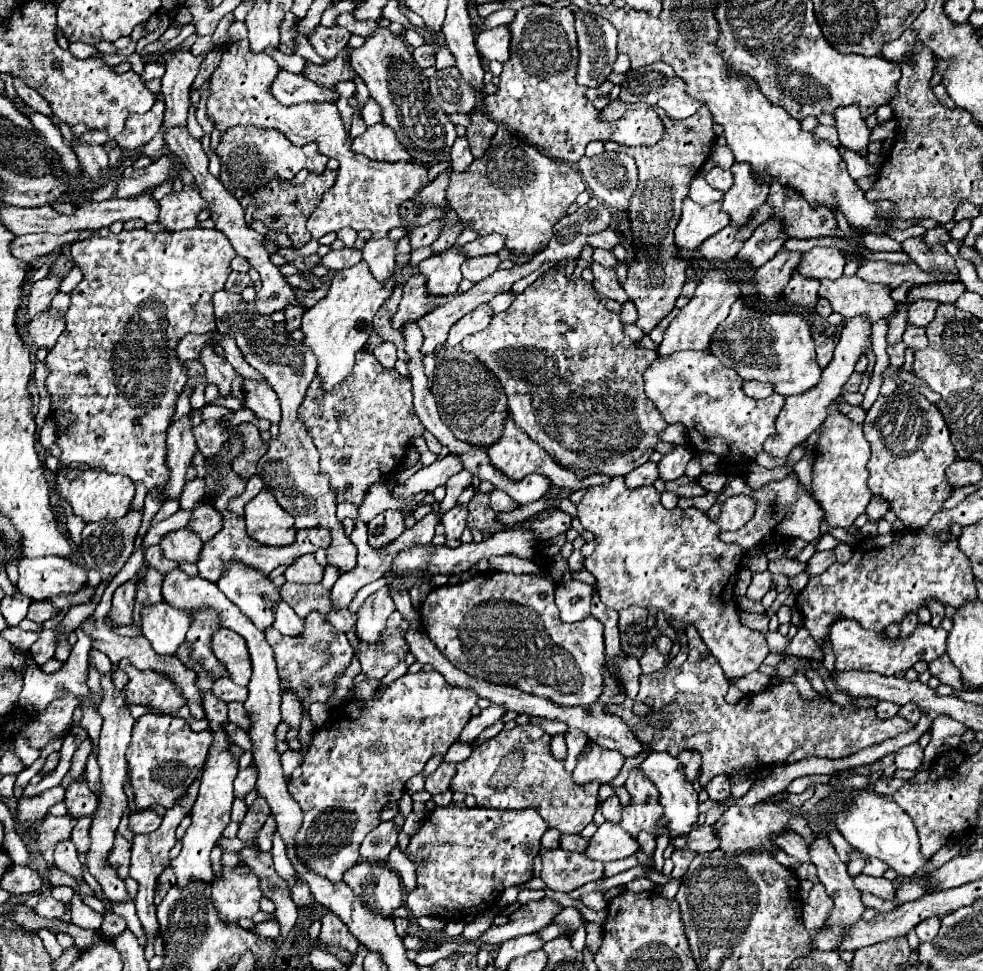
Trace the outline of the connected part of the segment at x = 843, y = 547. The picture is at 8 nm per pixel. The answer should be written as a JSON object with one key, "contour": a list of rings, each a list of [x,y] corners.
{"contour":[[[840,543],[835,549],[836,561],[839,563],[846,563],[853,555],[854,547],[846,543]]]}

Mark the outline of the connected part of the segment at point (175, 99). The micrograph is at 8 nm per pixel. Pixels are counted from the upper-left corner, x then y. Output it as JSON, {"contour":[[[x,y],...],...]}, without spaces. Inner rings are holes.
{"contour":[[[179,46],[173,50],[173,56],[165,62],[165,76],[163,94],[165,94],[165,122],[163,128],[185,126],[187,124],[187,110],[189,110],[189,94],[191,84],[197,76],[201,58],[193,56],[187,46]]]}

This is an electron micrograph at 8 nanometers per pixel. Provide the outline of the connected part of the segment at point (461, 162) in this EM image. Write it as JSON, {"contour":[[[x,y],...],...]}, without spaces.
{"contour":[[[457,138],[453,148],[451,148],[451,166],[453,166],[453,172],[465,172],[471,166],[473,160],[475,158],[469,152],[467,138]]]}

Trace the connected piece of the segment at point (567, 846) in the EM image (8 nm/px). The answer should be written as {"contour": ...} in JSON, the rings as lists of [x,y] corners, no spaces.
{"contour":[[[561,836],[561,848],[569,852],[585,852],[587,850],[587,838],[583,836]]]}

